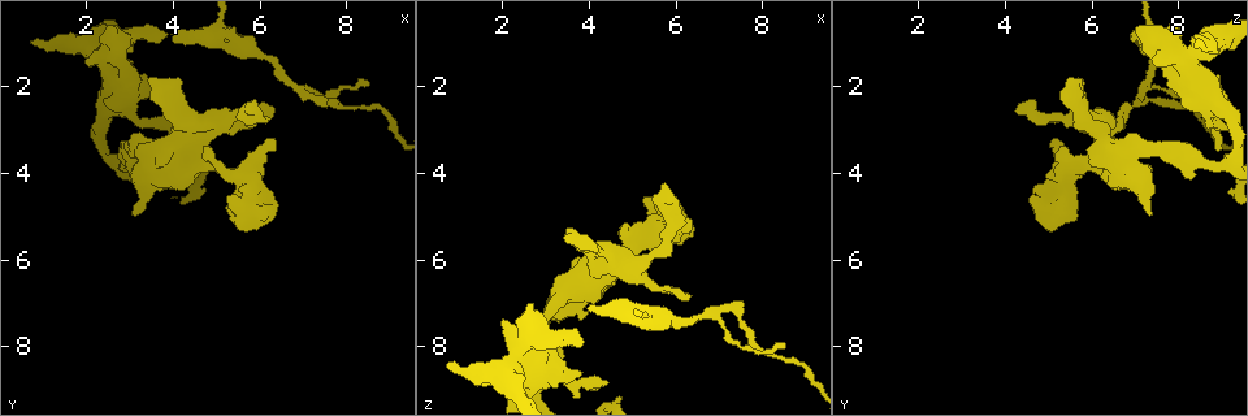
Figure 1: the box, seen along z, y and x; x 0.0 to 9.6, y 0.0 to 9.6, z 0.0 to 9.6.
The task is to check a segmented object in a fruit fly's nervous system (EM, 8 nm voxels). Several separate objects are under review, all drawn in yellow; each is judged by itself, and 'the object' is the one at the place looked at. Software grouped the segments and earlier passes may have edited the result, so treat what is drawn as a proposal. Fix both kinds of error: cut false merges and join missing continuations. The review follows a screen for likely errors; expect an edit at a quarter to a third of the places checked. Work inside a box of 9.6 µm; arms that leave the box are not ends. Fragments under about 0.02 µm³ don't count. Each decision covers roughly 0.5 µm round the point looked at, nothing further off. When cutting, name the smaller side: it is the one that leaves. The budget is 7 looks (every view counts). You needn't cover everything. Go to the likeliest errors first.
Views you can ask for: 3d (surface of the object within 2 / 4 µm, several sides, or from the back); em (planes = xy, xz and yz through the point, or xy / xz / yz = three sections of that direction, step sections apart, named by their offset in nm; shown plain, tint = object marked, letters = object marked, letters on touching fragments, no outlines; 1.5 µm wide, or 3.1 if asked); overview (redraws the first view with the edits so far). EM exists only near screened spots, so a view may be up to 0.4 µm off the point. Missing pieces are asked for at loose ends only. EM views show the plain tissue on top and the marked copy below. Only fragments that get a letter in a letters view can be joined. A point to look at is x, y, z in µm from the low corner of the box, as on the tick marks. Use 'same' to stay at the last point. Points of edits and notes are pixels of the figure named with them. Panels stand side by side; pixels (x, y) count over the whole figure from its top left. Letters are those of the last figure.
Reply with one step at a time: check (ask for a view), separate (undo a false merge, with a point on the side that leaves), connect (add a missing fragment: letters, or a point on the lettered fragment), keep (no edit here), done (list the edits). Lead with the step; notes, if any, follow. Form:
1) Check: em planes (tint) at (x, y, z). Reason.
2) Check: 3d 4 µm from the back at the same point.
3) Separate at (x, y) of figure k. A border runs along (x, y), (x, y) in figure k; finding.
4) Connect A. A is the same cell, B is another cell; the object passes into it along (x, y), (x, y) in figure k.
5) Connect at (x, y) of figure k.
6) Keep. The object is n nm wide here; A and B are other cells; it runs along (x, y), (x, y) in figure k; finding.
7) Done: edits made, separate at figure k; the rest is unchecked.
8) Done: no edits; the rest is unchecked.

Check: 3d 4 µm at (3.90, 0.90, 7.15). Free end.

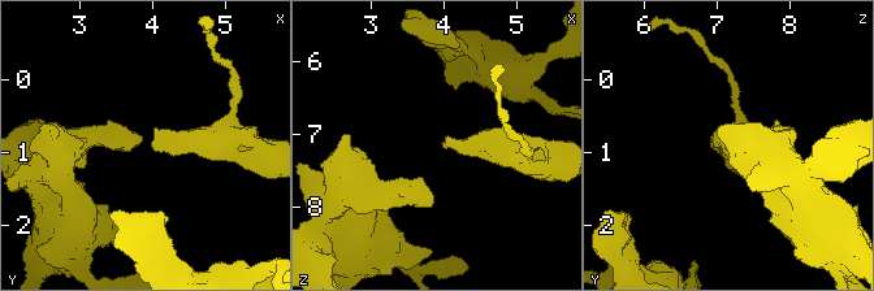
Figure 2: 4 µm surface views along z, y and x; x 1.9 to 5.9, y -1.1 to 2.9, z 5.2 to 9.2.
Check: em xy step 8 (letters) at (4.00, 0.90, 7.15).

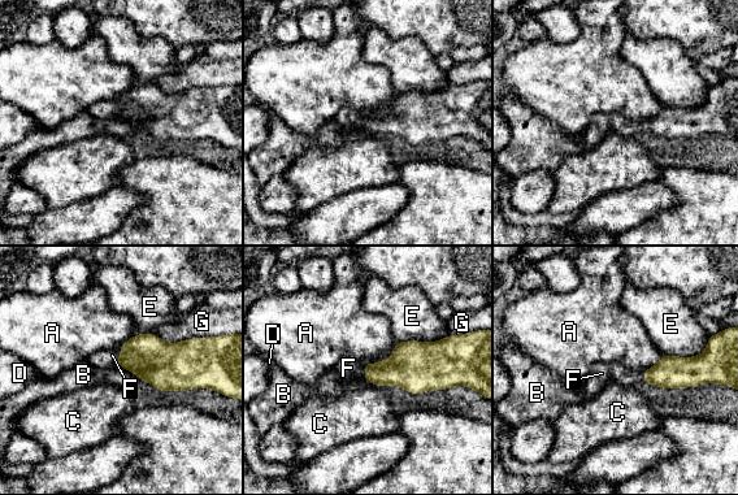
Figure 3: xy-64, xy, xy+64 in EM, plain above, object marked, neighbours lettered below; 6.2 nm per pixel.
Check: em planes (letters) at the same point.

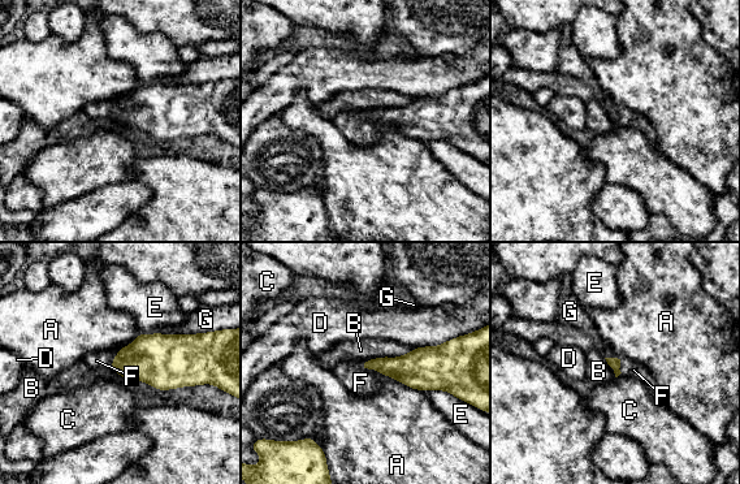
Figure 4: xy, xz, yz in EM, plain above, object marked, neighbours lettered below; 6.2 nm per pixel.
Connect F. F is the same cell, A, B, C, D, E and G are other cells; the neuron continues.

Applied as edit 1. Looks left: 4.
Check: overview. See it whole again.

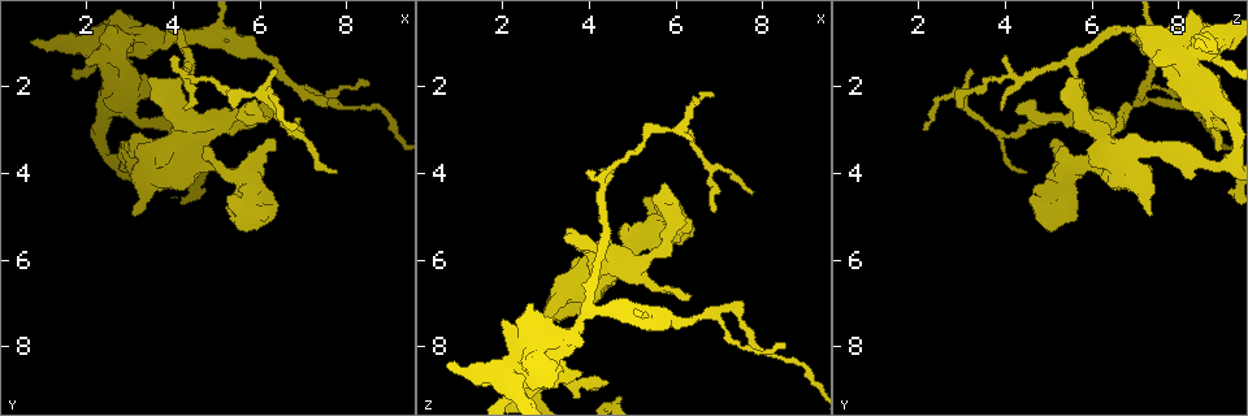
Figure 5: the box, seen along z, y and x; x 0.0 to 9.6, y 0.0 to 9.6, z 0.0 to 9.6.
Check: 3d 4 µm at (6.90, 2.90, 2.15). Thin end.

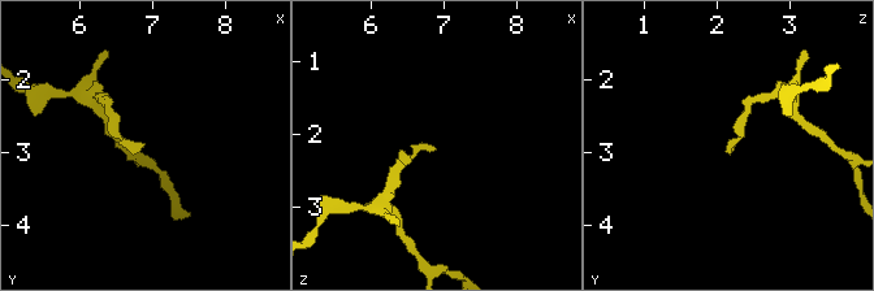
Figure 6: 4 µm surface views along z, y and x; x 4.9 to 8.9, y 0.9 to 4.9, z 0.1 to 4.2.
Check: em planes (letters) at (6.85, 2.95, 2.15).

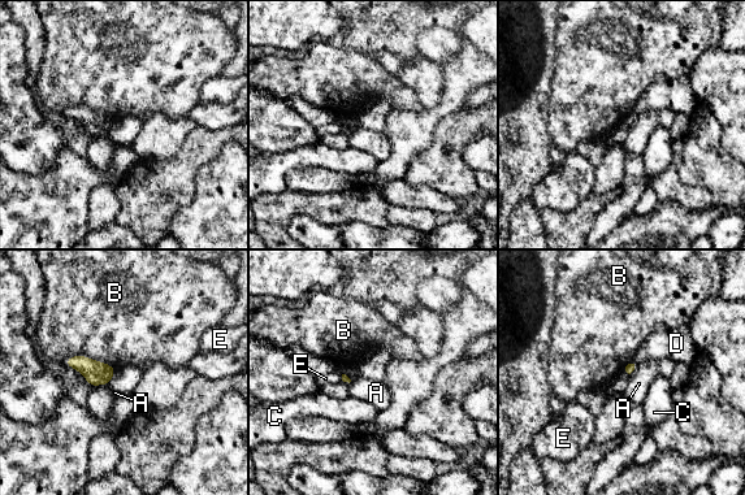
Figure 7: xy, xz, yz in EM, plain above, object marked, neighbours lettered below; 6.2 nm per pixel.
Keep. A, B, C, D and E are other cells; a border runs along (117, 368), (109, 383) in figure 7; no lettered fragment goes on from it.

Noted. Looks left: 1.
Done: edits made, connect at figure 4; the rest is unchecked.

